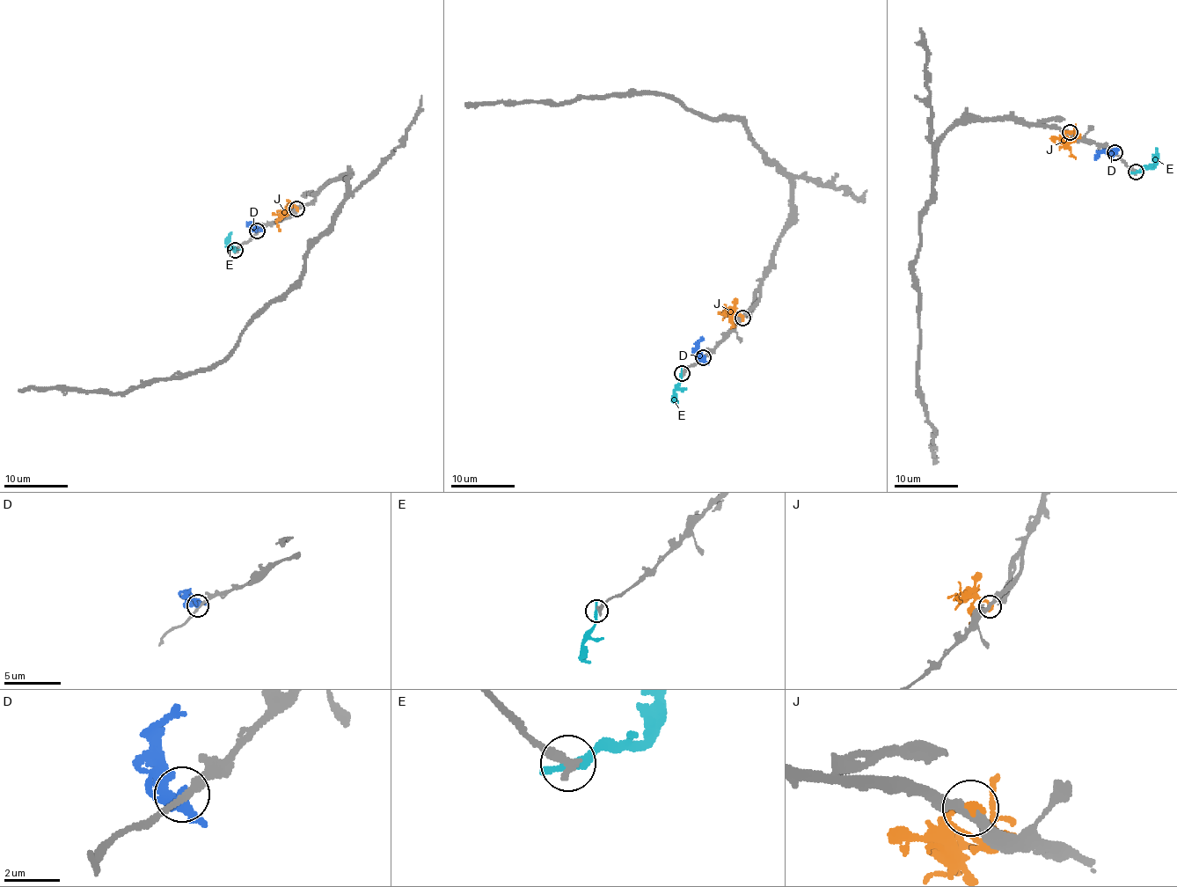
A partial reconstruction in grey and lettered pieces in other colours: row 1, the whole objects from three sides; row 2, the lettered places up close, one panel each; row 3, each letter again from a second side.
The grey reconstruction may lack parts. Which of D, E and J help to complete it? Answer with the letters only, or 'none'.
none

